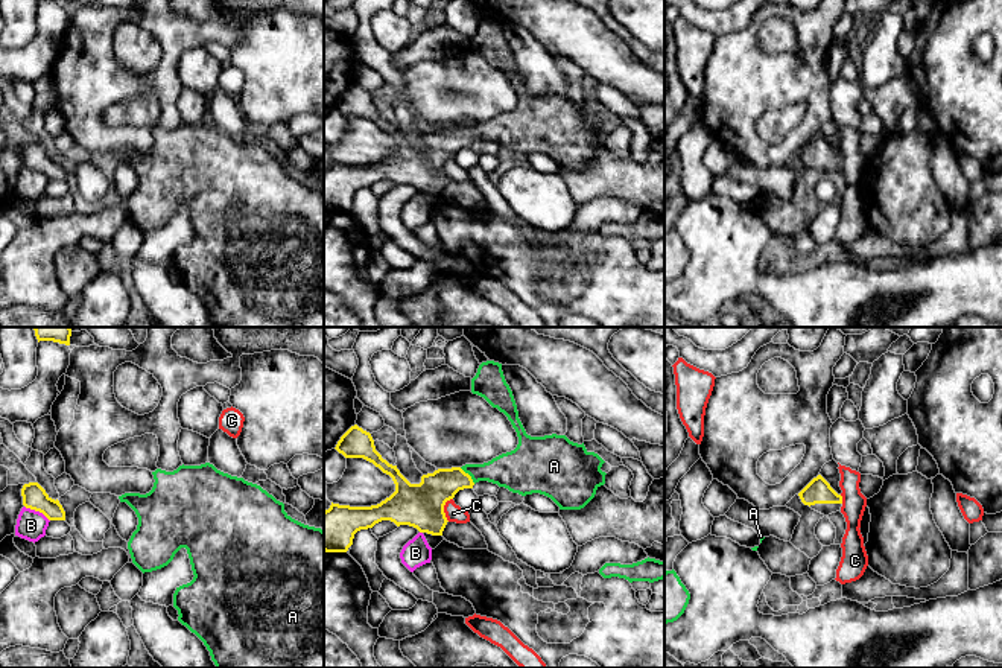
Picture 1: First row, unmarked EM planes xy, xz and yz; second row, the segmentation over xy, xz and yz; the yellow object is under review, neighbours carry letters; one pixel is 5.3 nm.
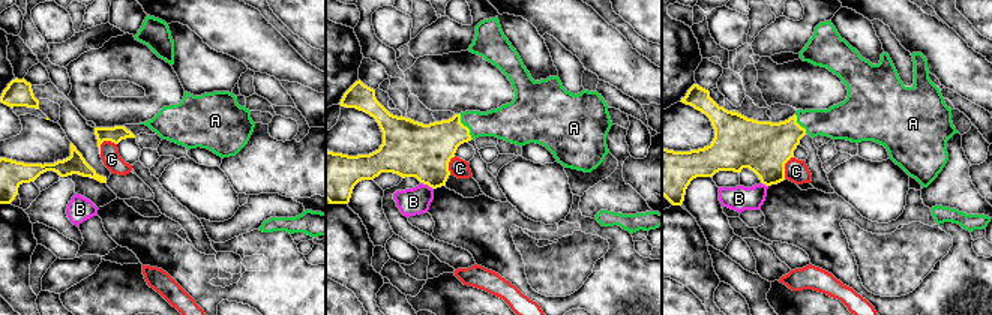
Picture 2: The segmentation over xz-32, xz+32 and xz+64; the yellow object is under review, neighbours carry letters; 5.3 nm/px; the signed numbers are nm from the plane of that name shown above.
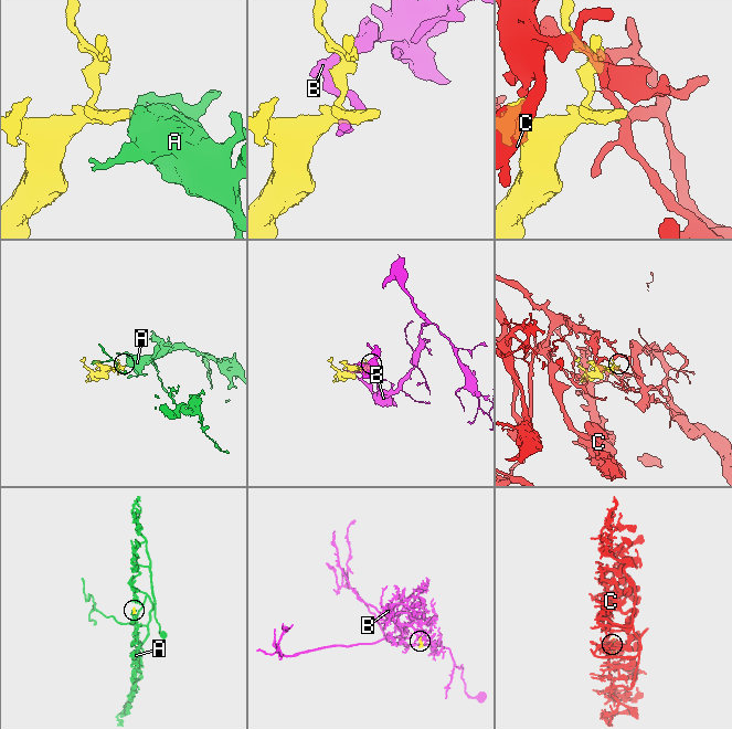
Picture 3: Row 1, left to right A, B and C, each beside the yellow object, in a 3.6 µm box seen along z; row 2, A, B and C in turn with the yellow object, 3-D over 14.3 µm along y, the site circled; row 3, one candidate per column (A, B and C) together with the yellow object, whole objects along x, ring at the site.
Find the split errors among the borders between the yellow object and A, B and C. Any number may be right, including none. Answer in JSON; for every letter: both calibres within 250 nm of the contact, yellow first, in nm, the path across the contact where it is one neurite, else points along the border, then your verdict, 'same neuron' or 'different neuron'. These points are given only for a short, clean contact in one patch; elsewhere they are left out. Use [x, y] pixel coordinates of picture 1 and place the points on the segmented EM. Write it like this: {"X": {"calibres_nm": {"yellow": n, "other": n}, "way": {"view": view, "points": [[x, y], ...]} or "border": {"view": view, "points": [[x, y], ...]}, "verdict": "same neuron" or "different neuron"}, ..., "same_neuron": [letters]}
{"A": {"calibres_nm": {"yellow": 190, "other": 220}, "way": {"view": "xz", "points": [[428, 498], [444, 483], [469, 475], [516, 470]]}, "verdict": "same neuron"}, "B": {"calibres_nm": {"yellow": 130, "other": 160}, "verdict": "different neuron"}, "C": {"calibres_nm": {"yellow": 240, "other": 90}, "verdict": "different neuron"}, "same_neuron": ["A"]}

